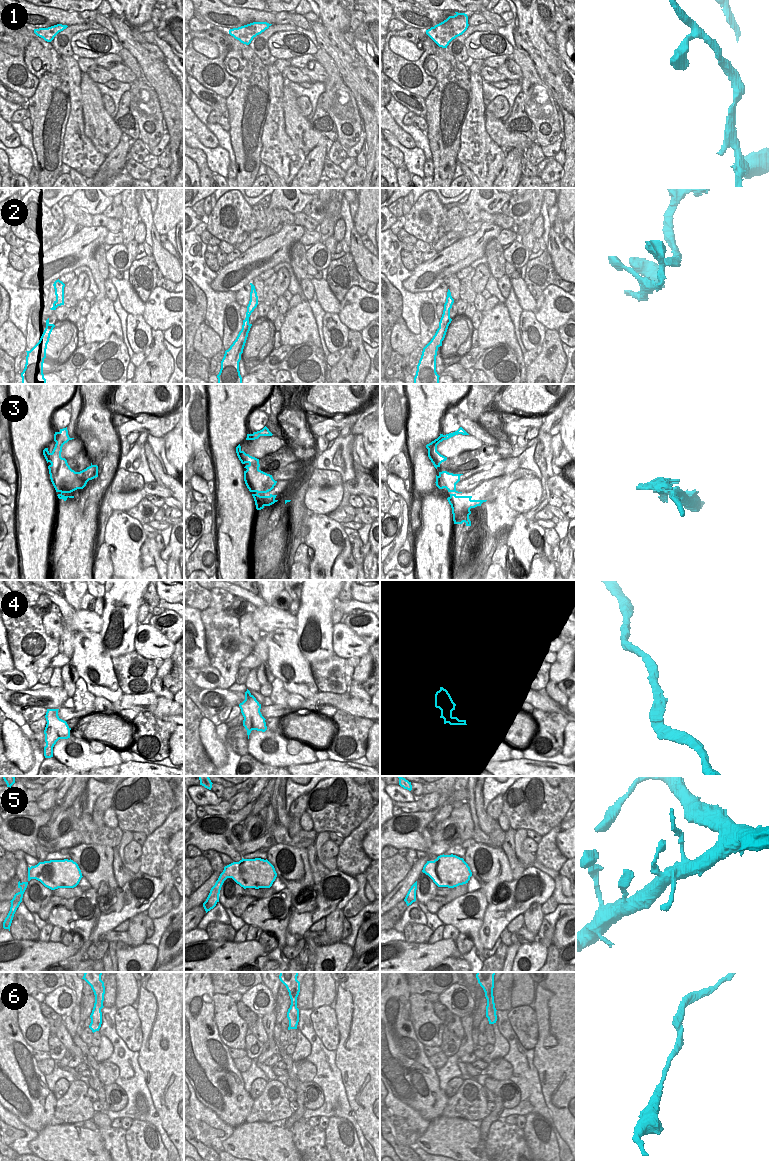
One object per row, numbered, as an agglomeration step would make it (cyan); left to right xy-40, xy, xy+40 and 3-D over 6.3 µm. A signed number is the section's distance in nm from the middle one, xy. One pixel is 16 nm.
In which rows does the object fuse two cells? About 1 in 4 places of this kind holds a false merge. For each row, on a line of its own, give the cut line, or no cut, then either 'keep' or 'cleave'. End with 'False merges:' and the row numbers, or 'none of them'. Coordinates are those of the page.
1: cut xy (229, 30), (230, 33); cleave
2: cut xy-40 (55, 290), (59, 305); cleave
3: cut none; keep
4: cut none; keep
5: cut none; keep
6: cut none; keep
False merges: 1, 2

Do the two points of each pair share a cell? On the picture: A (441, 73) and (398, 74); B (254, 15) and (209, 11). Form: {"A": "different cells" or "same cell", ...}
{"A": "different cells", "B": "same cell"}

